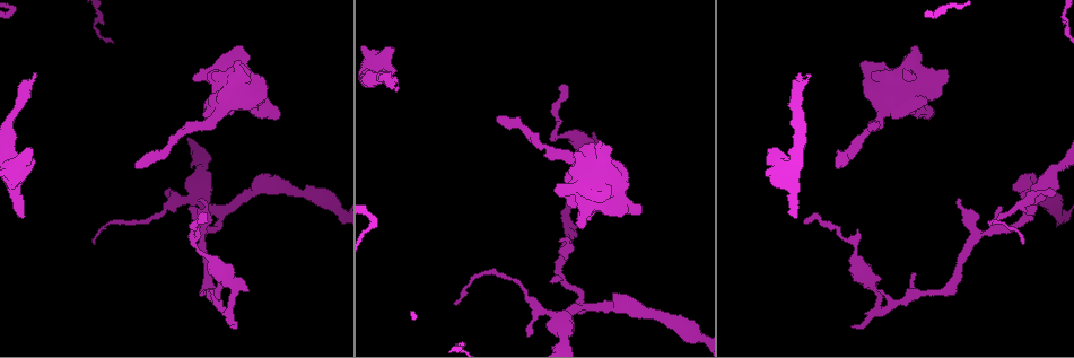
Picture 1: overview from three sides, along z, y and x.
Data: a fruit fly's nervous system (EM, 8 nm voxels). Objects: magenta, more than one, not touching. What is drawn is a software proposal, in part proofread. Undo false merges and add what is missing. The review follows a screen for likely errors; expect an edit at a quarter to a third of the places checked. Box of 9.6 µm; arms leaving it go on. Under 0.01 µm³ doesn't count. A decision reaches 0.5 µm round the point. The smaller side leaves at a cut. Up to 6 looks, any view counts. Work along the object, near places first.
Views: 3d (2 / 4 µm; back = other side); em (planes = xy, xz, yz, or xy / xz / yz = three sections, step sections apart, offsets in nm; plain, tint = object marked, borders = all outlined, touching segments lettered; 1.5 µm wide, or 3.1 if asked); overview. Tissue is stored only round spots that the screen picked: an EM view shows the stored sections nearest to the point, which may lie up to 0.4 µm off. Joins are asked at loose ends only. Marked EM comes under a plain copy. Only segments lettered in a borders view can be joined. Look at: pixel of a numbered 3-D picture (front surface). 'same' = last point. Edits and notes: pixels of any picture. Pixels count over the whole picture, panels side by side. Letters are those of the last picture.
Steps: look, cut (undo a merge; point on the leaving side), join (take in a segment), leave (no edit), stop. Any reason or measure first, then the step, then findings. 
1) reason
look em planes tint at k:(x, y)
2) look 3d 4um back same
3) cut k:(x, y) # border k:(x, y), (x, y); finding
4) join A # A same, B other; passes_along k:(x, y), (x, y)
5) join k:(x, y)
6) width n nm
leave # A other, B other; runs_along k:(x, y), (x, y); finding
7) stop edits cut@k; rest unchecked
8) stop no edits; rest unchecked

look 3d 2um at 1:(193, 78)

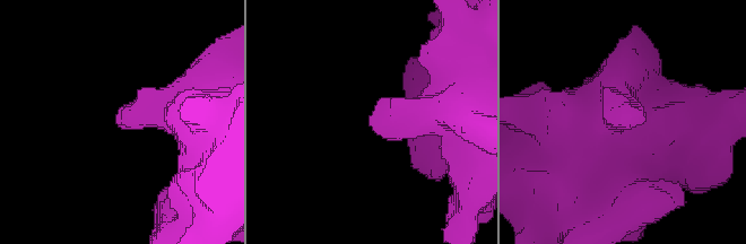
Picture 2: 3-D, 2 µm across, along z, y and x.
shape alone is not enough
look em planes borders at 2:(368, 120)

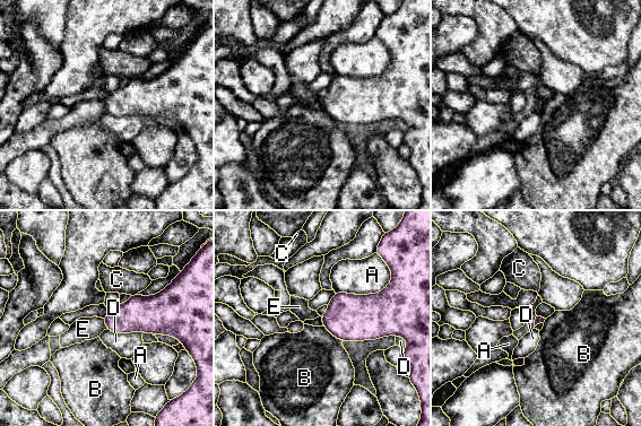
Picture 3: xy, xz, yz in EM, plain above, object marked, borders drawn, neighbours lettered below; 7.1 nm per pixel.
leave # A other, B other, C other, D other, E other; border 3:(103, 319), (106, 328); no lettered segment goes on from it

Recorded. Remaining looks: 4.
look em planes borders at 1:(197, 220)

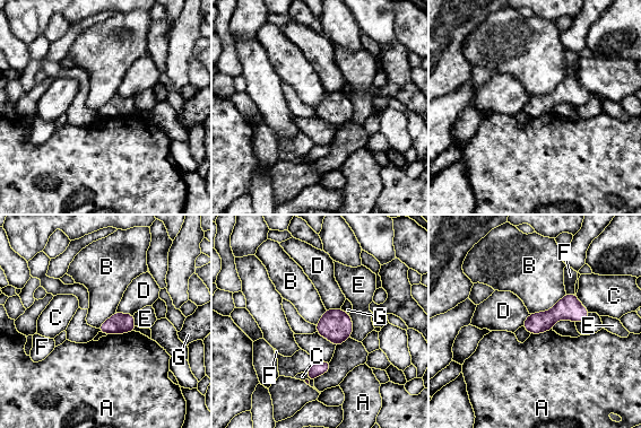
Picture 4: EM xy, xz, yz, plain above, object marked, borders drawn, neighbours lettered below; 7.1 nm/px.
leave # A other, B other, C other, D other, E other, F other, G other; border 4:(565, 293), (551, 308), (530, 314); no lettered segment goes on from it

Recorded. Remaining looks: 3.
free end
look 3d 4um at 1:(31, 150)

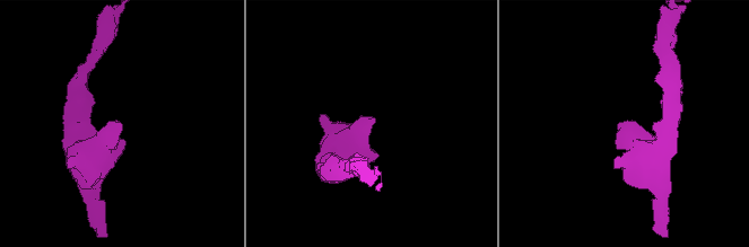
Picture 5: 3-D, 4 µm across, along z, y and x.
look em planes borders at 5:(619, 125)

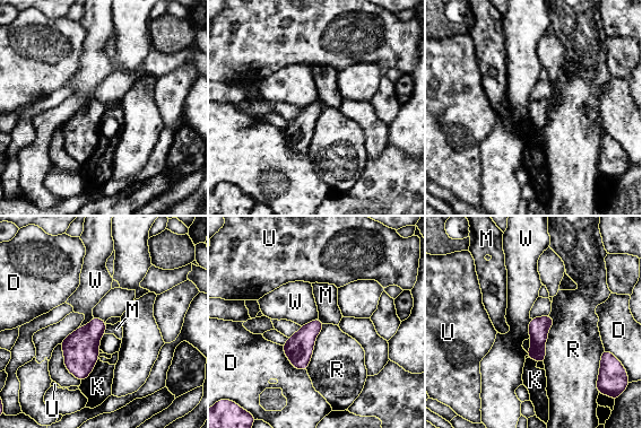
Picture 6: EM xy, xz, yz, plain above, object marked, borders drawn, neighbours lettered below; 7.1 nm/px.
leave # D other, K other, M other, R other, U other, W other; none of them fits

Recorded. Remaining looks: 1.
stop no edits; rest unchecked

